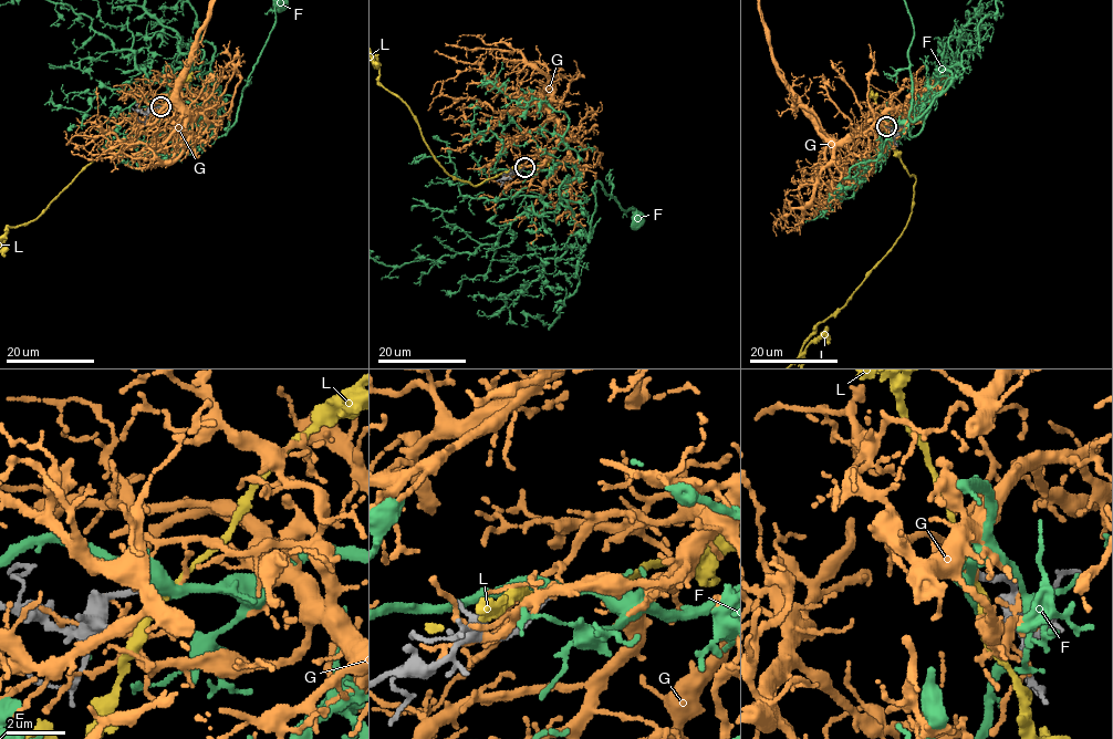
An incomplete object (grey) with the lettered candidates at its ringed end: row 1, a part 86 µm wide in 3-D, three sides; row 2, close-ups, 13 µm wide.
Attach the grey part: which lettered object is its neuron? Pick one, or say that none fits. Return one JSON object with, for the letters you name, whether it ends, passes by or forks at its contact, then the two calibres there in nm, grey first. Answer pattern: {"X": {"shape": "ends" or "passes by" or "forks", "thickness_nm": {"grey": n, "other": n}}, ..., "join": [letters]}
{"F": {"shape": "passes by", "thickness_nm": {"grey": 190, "other": 380}}, "join": ["F"]}

